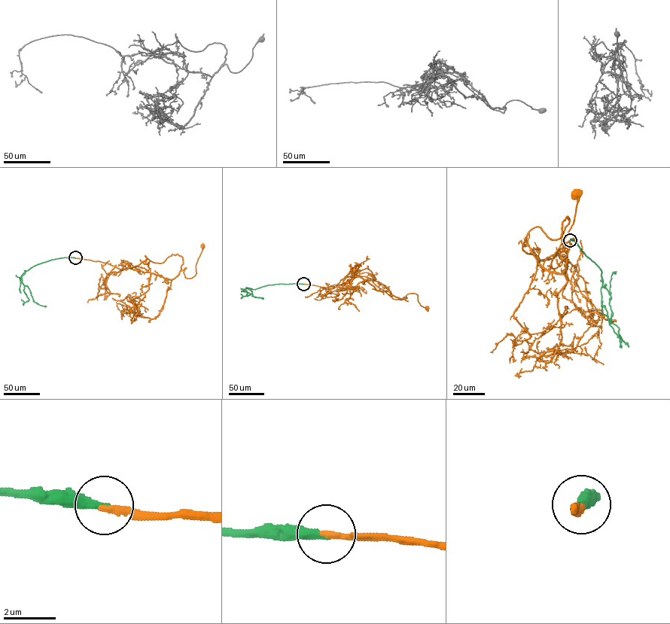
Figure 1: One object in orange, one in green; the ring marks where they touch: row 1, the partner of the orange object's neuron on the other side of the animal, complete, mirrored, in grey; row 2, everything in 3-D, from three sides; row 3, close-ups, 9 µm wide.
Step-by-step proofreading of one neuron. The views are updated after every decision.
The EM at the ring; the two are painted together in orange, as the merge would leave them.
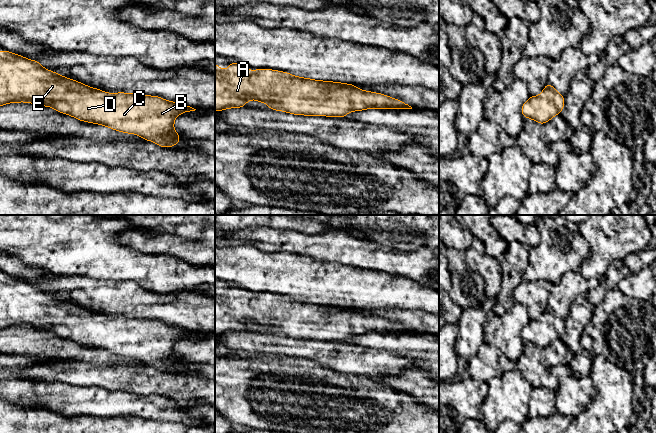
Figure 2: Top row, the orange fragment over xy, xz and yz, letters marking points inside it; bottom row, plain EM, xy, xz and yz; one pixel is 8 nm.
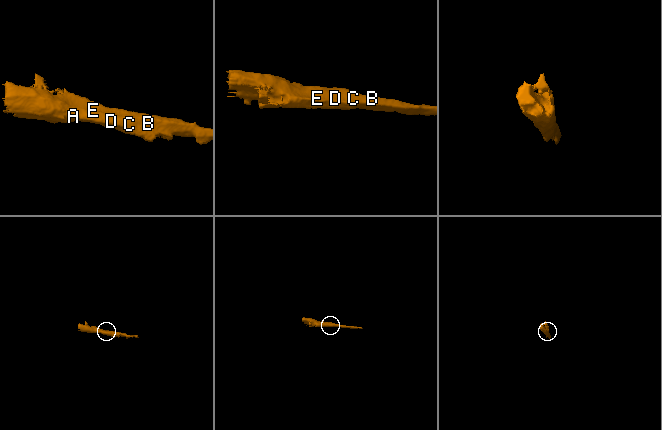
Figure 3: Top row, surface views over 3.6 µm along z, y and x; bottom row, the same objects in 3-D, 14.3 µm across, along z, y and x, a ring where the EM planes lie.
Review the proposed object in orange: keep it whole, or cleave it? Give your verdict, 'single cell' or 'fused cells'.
single cell

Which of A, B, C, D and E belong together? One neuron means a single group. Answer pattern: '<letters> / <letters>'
A B C D E

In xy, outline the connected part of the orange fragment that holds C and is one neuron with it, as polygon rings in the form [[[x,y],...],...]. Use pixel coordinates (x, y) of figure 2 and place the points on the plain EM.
[[[0,275],[0,331],[7,327],[31,326],[54,332],[80,345],[100,348],[113,354],[136,358],[160,371],[173,371],[180,365],[173,353],[175,342],[196,333],[158,320],[132,317],[107,317],[76,304],[46,294],[38,285],[9,275]]]

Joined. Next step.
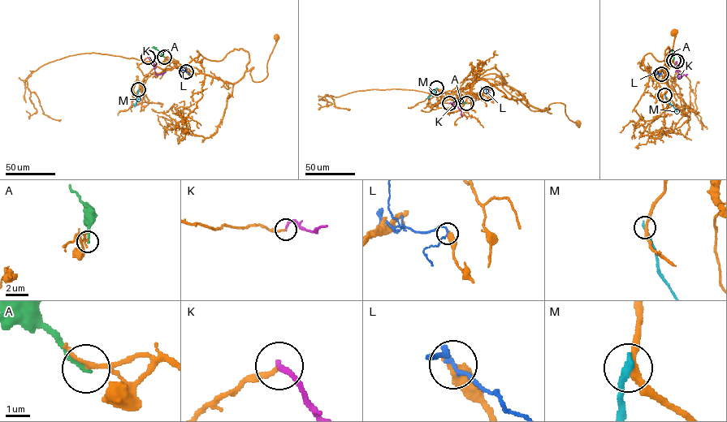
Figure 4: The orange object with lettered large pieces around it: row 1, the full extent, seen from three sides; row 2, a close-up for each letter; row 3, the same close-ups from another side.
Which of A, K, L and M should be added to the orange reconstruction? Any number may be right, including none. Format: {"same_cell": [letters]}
{"same_cell": []}

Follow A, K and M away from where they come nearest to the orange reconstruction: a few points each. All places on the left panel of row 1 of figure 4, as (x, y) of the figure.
A: (164, 57), (151, 48)
K: (148, 57), (153, 62), (155, 73), (166, 72)
M: (138, 89), (138, 99), (133, 103)

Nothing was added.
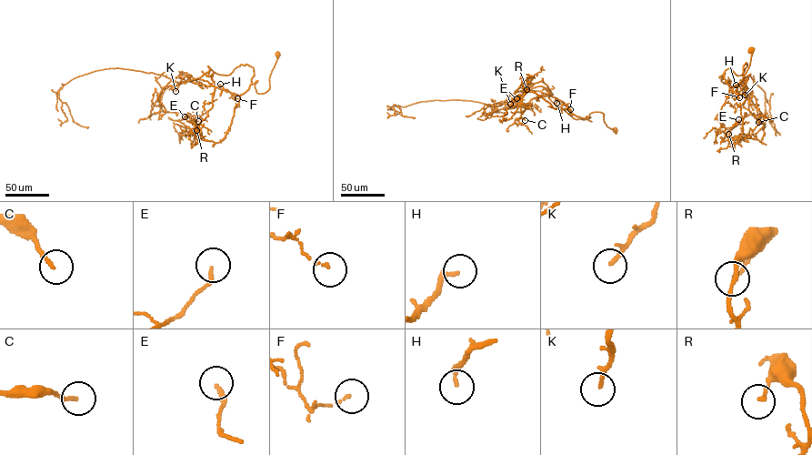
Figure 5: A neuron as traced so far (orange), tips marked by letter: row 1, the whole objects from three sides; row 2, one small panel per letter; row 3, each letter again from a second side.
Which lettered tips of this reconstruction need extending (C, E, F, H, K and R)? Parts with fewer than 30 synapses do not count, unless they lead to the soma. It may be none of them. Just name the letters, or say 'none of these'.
H

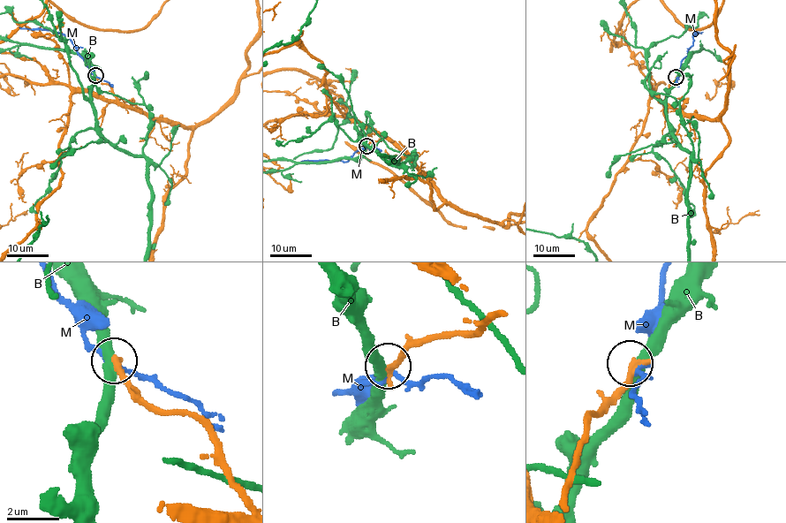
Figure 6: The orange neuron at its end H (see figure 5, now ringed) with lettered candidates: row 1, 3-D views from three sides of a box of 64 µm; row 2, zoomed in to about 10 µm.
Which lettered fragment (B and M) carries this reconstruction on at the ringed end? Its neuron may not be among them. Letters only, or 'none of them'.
none of them

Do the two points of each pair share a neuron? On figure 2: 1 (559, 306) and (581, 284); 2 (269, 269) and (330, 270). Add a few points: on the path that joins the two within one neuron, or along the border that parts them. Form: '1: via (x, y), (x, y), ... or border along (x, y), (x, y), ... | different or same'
1: via (564, 300), (575, 289) | same
2: via (284, 272), (315, 272) | same

